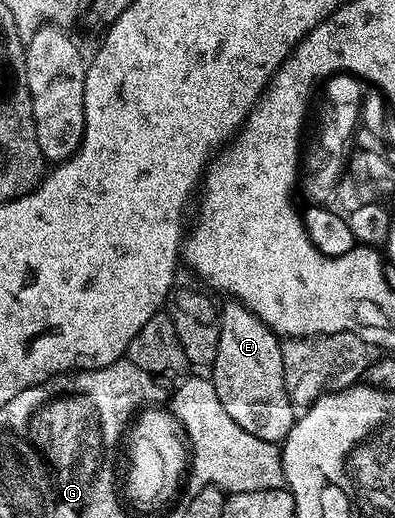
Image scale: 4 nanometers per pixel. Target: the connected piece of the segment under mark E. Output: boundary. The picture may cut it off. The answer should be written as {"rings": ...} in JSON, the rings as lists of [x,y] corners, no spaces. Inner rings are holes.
{"rings":[[[226,303],[219,311],[219,349],[211,368],[213,388],[239,429],[247,429],[251,437],[259,437],[264,443],[280,444],[295,422],[295,408],[283,377],[282,340],[242,303]]]}

